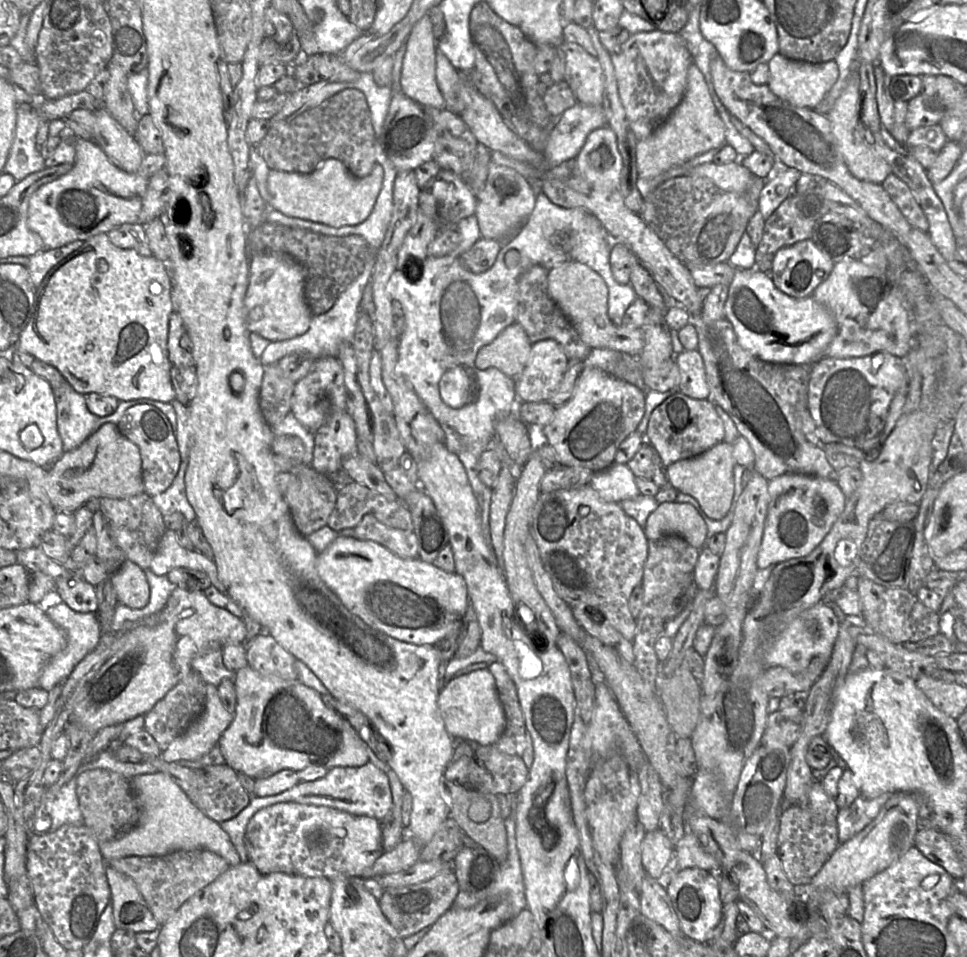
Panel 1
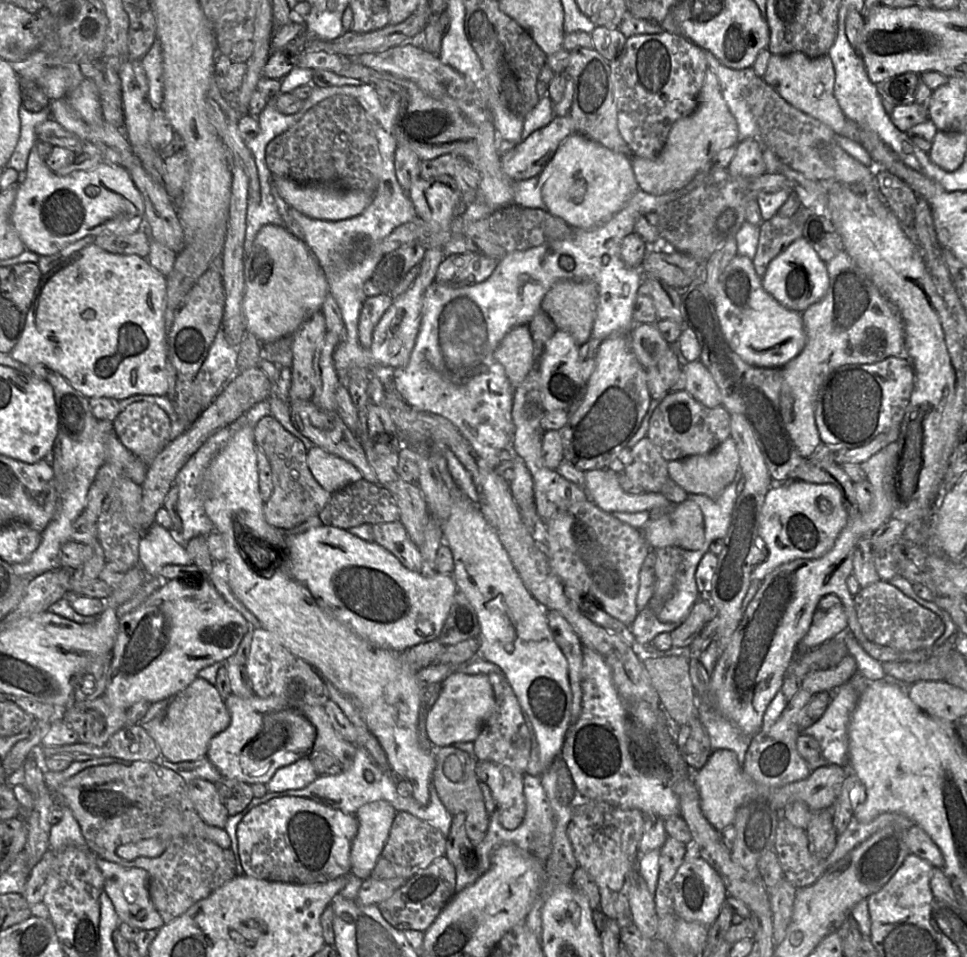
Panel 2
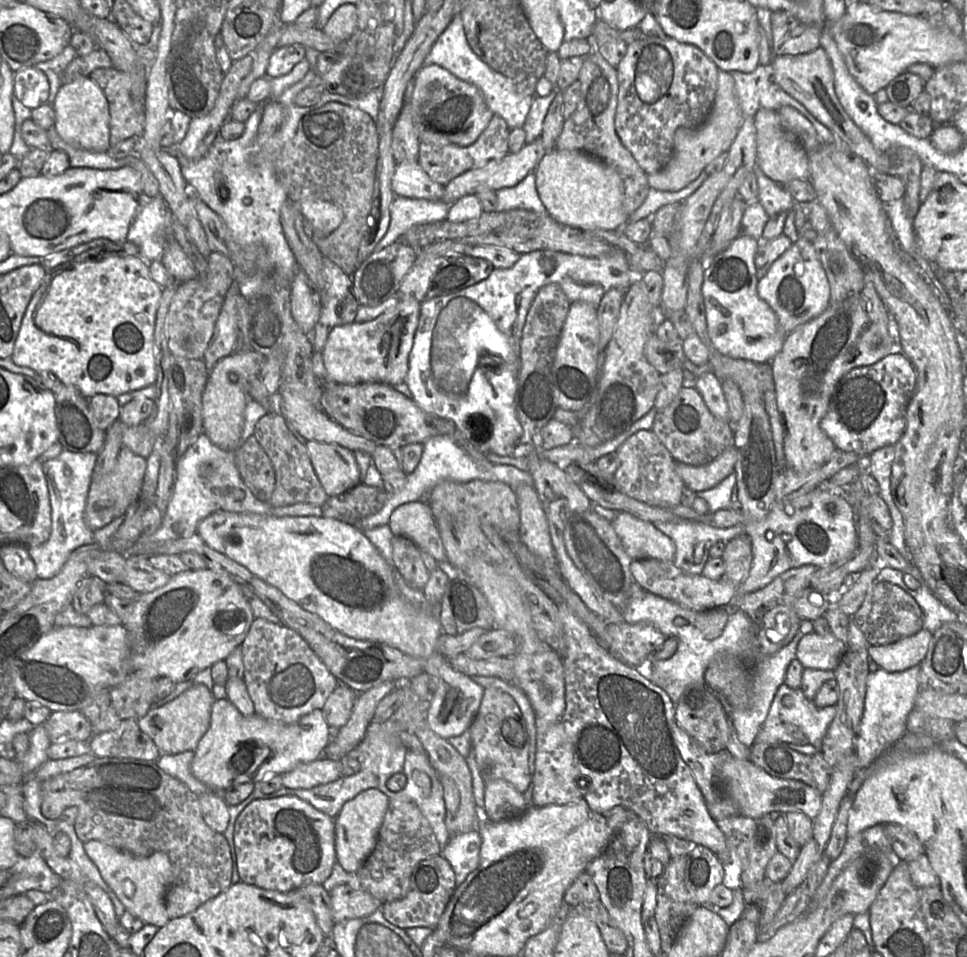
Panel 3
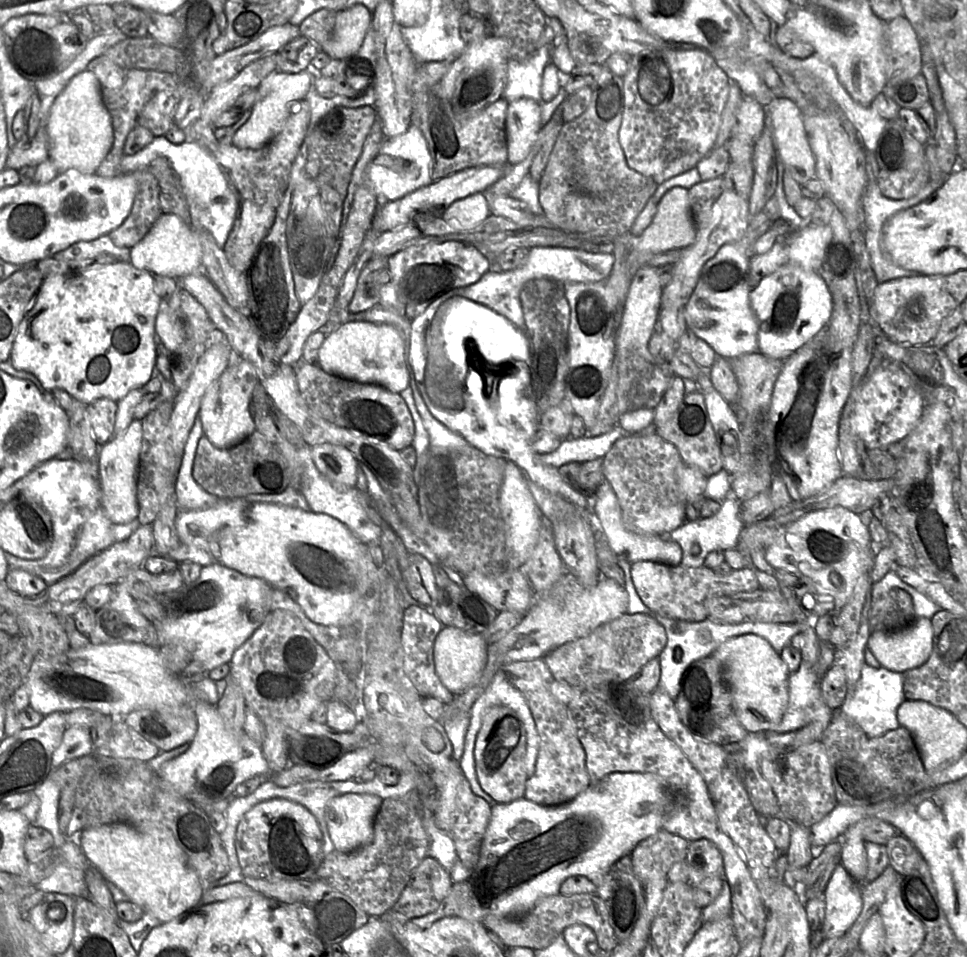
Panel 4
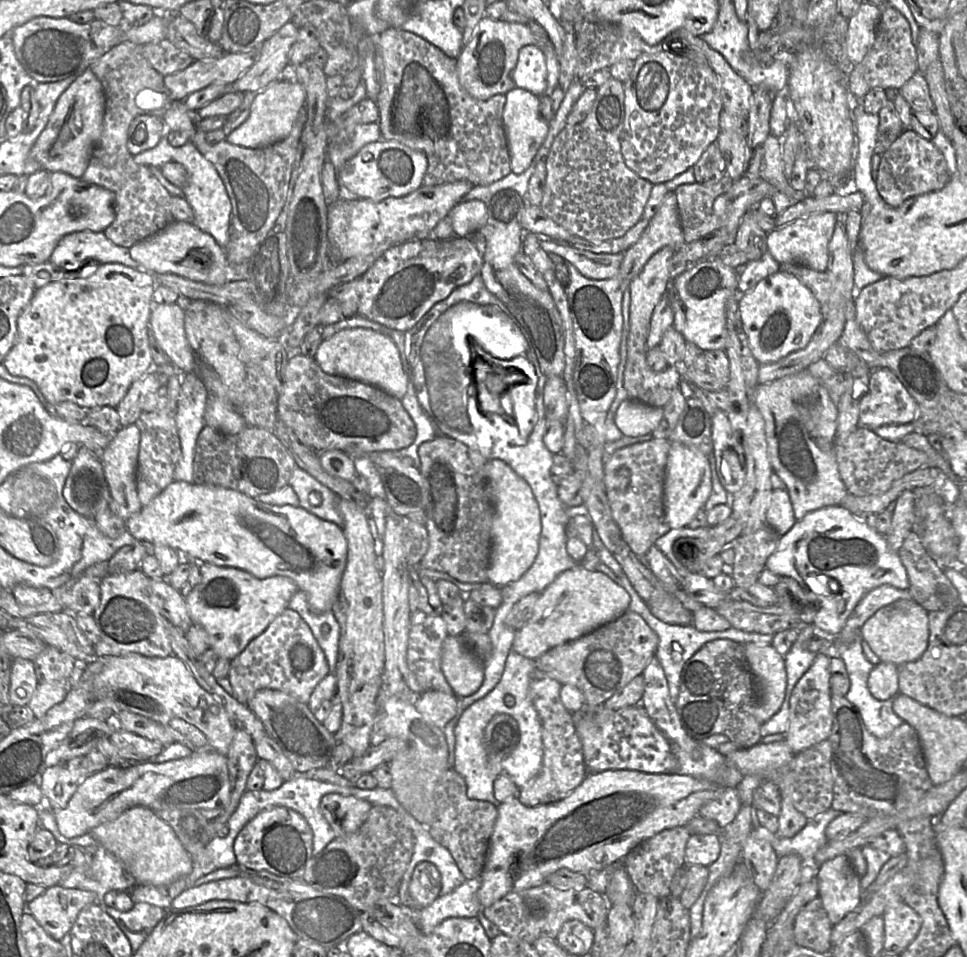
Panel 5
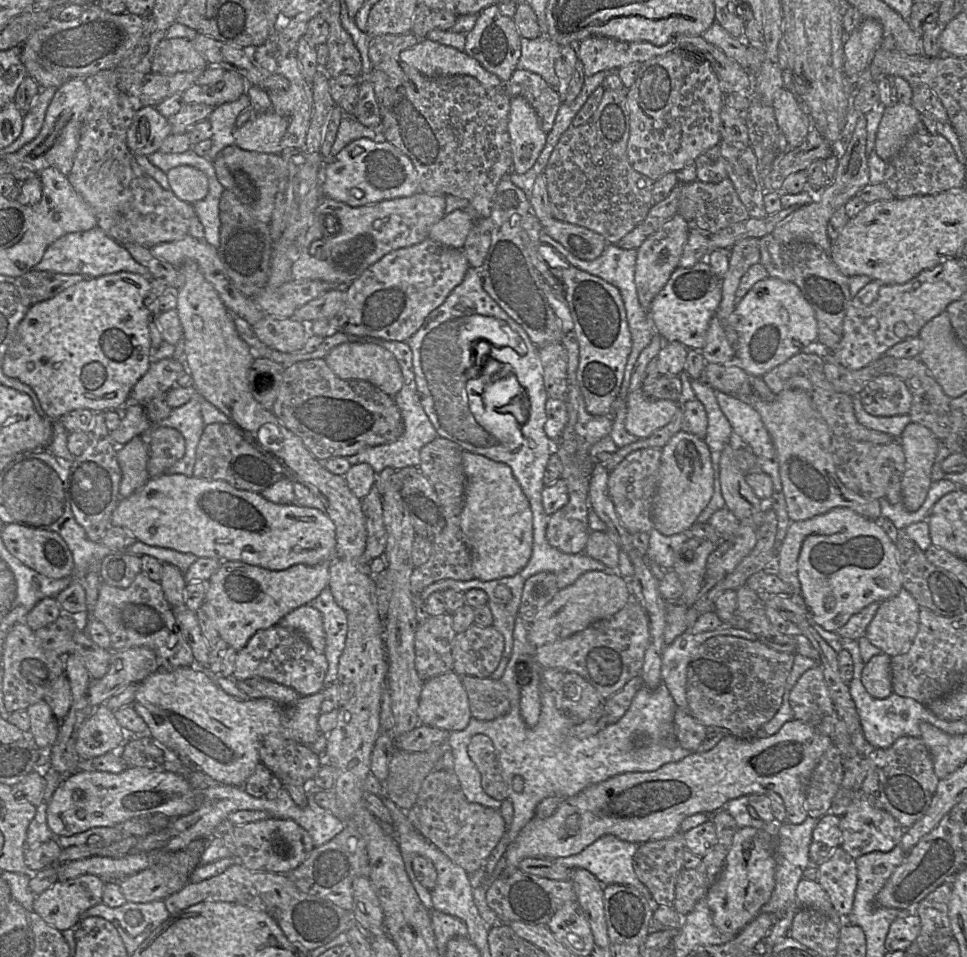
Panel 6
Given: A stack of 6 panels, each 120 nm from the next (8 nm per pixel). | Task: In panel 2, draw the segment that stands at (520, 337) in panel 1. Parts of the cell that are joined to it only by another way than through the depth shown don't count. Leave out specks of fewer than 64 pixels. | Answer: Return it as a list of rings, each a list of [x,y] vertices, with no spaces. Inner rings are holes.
[[[524,324],[512,328],[502,339],[493,356],[504,367],[513,389],[517,388],[534,367],[534,344],[528,326]]]

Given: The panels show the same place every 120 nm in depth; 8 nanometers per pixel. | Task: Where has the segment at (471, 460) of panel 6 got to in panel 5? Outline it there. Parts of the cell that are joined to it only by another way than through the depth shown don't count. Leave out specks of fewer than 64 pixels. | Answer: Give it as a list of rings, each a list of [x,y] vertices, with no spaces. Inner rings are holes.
[[[488,460],[486,475],[496,508],[488,581],[503,586],[518,580],[535,560],[541,534],[540,510],[529,484],[503,460]]]

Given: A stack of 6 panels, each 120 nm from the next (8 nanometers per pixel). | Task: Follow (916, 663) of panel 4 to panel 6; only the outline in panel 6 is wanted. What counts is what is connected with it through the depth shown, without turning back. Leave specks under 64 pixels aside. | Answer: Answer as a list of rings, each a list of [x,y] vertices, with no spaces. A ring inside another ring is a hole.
[[[902,587],[895,597],[880,604],[866,629],[866,638],[890,657],[905,653],[917,635],[920,608]]]

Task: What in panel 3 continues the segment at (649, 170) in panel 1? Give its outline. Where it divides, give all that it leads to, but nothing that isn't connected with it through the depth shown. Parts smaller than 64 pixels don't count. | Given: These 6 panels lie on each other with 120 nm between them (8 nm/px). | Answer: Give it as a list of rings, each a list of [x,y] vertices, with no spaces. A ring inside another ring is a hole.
[[[719,69],[716,95],[709,116],[697,128],[679,127],[676,130],[673,156],[662,170],[648,175],[649,186],[656,190],[677,192],[689,185],[713,159],[728,151],[743,120],[734,78],[731,73]]]

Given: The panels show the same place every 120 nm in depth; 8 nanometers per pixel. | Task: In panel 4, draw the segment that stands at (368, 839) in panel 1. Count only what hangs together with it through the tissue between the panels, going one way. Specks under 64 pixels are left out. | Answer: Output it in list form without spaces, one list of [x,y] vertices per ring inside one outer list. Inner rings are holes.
[[[283,798],[254,805],[238,823],[235,837],[242,876],[268,881],[314,878],[322,861],[322,844],[315,816],[301,804]]]

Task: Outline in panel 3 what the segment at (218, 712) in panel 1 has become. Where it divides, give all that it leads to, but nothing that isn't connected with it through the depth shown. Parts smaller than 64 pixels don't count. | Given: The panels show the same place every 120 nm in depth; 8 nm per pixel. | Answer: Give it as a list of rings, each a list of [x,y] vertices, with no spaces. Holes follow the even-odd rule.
[[[193,683],[173,701],[159,707],[151,707],[143,717],[137,720],[137,724],[154,741],[161,753],[194,752],[209,728],[211,709],[215,700],[212,690],[206,685]]]

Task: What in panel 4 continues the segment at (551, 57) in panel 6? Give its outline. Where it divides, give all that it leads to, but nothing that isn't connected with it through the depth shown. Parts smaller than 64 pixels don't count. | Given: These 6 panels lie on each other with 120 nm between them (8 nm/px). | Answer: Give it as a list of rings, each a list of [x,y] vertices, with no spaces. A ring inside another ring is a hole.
[[[543,45],[526,61],[509,61],[503,92],[508,103],[524,97],[541,102],[542,76],[545,66],[551,61],[551,48]]]

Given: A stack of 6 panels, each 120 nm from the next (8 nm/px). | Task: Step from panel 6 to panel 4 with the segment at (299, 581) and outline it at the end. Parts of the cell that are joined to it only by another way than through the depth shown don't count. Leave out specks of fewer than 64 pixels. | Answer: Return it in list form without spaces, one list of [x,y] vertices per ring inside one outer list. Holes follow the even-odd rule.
[[[220,563],[204,566],[199,577],[179,589],[159,595],[164,618],[154,624],[158,644],[181,642],[206,671],[230,663],[238,650],[271,612],[273,587],[258,577],[246,576]]]

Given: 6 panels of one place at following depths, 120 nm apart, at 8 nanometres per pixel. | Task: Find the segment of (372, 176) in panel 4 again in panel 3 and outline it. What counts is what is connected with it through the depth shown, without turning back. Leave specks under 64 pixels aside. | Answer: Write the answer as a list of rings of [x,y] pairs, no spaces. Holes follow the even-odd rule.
[[[418,161],[396,164],[391,188],[394,195],[428,201],[440,201],[444,193],[444,185],[431,180]]]

